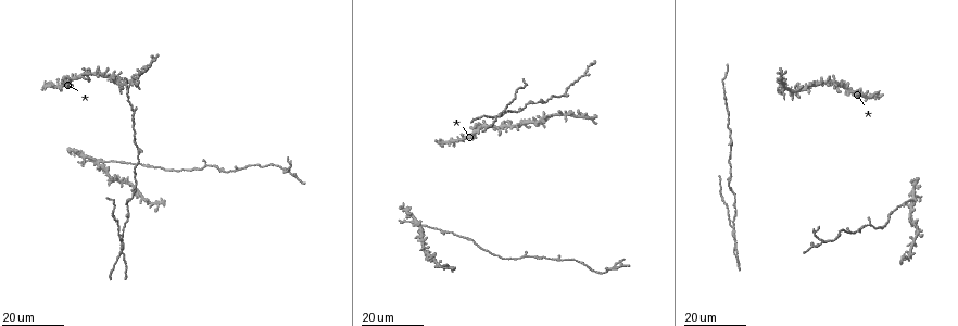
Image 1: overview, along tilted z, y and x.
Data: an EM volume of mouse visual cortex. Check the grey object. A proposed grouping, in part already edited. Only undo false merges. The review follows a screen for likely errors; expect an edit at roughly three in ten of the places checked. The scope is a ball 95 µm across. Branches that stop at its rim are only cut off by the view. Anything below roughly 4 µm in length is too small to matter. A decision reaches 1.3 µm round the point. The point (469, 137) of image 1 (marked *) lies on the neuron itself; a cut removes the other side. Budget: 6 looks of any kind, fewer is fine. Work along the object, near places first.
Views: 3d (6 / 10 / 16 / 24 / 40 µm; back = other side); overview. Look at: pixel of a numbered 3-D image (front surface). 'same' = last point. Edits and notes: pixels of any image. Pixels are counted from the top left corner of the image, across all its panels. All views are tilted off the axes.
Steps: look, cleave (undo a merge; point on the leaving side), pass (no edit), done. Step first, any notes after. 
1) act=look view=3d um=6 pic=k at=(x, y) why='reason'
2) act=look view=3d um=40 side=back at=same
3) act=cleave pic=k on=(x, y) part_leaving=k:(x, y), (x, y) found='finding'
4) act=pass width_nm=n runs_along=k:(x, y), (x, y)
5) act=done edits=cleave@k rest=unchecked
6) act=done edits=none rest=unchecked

act=look view=3d um=16 pic=1 at=(580, 115) why='side arm on a straight run'

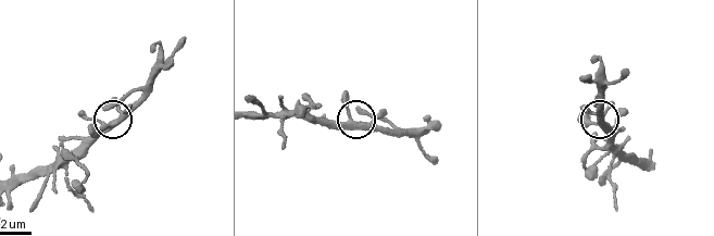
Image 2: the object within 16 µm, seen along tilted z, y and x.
act=look view=3d um=10 pic=2 at=(111, 123)

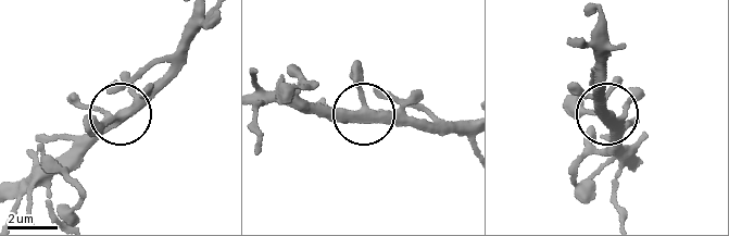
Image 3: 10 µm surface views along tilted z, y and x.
act=pass width_nm=320 runs_along=3:(19, 196), (46, 181), (162, 81) found='one neuron here'

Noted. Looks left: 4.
act=look view=3d um=24 pic=1 at=(821, 239)

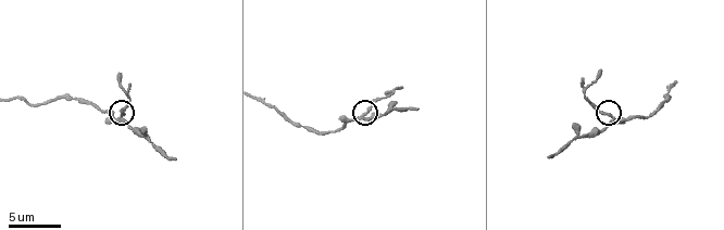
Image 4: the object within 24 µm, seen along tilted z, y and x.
act=look view=3d um=6 pic=4 at=(610, 115)

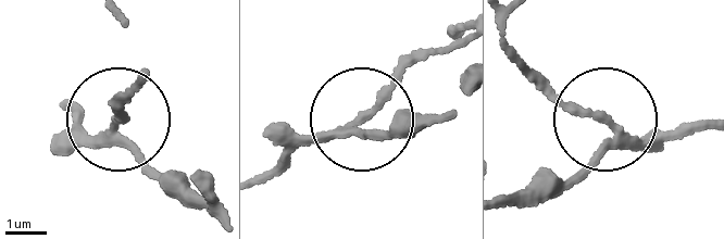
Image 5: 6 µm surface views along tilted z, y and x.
act=cleave pic=5 on=(121, 115) arms=3 part_leaving=5:(616, 129), (537, 78), (508, 25) found='two neurons meet here'

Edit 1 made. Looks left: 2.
act=done edits=cleave@5 rest=unchecked

